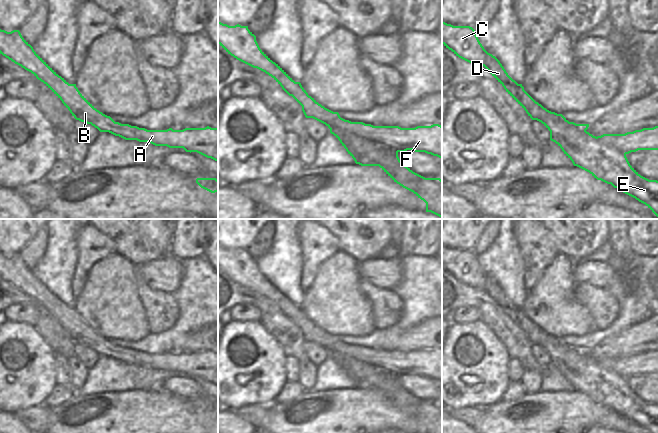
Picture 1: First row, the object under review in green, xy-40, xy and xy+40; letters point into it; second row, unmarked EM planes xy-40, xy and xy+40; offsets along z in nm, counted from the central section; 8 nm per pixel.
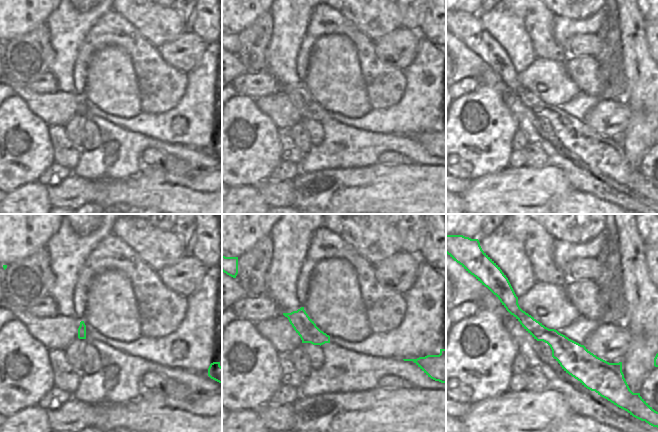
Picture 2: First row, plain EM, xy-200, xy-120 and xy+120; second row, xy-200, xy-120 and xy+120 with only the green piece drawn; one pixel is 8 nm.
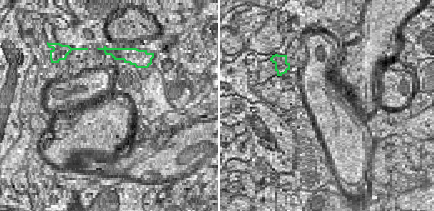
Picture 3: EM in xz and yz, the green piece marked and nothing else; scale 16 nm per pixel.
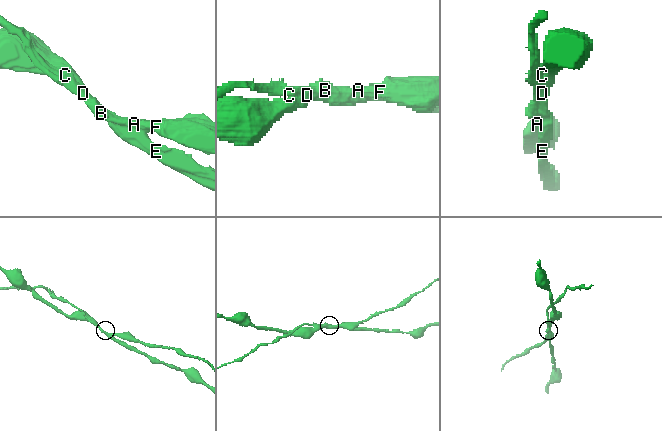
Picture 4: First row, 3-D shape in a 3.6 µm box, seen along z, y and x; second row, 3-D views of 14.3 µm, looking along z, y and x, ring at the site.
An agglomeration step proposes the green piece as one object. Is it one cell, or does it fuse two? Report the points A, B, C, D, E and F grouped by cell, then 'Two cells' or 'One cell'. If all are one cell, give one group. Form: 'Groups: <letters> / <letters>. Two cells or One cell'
Groups: A B C F / D E. Two cells

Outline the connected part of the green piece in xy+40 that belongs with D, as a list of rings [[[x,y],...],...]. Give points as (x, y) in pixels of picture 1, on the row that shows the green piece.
[[[488,53],[486,65],[488,72],[504,87],[506,92],[526,111],[532,120],[541,122],[550,131],[550,140],[555,142],[564,154],[577,166],[589,172],[597,180],[611,184],[621,192],[645,204],[658,217],[658,181],[641,176],[629,163],[626,154],[601,142],[586,130],[577,128],[574,122],[569,122],[562,114],[551,112],[533,100],[513,80],[500,61]]]

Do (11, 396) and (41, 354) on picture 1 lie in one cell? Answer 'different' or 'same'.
same

